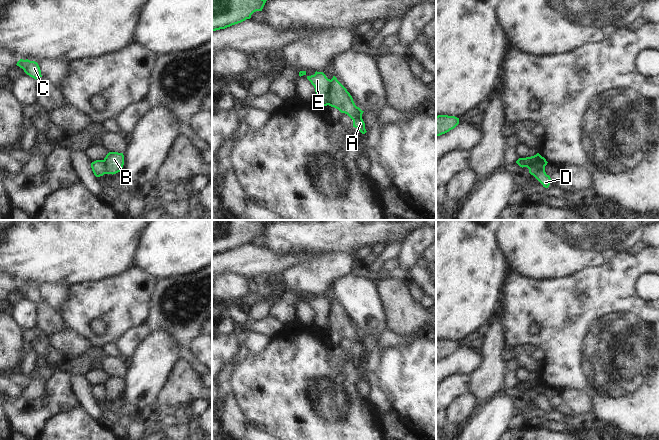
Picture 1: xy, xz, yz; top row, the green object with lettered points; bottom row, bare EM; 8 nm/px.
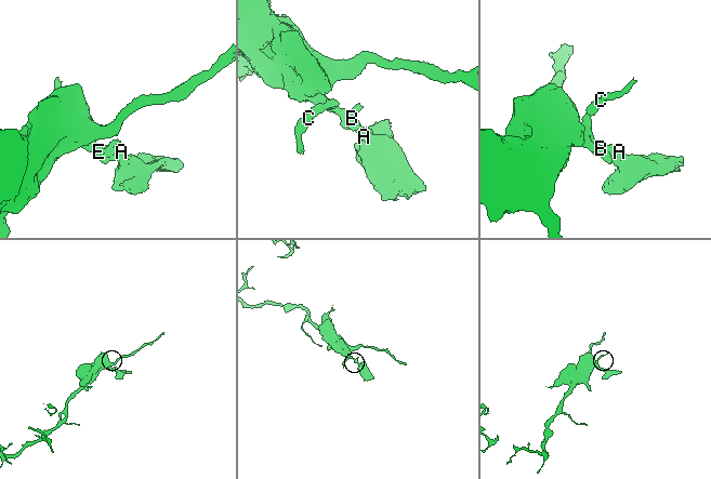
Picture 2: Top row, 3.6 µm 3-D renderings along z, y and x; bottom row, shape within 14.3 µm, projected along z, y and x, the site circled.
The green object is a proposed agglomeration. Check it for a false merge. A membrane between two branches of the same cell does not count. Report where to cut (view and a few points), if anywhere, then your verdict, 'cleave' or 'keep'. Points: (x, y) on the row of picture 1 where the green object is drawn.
cut in xz along (331, 80), (327, 104); cleave

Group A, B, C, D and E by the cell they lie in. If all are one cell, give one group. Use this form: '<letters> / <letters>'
A B / C D E

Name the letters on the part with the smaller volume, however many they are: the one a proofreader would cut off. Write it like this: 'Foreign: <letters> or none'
Foreign: A, B

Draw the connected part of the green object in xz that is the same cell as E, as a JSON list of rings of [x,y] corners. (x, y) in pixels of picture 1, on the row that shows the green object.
[[[315,72],[314,75],[307,76],[307,79],[315,88],[317,97],[315,102],[321,106],[327,106],[329,102],[329,87],[331,80],[323,72]]]

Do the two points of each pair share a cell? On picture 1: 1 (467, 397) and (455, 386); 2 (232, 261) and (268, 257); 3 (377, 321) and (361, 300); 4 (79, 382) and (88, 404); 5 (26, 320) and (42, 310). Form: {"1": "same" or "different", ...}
{"1": "different", "2": "same", "3": "same", "4": "same", "5": "different"}

